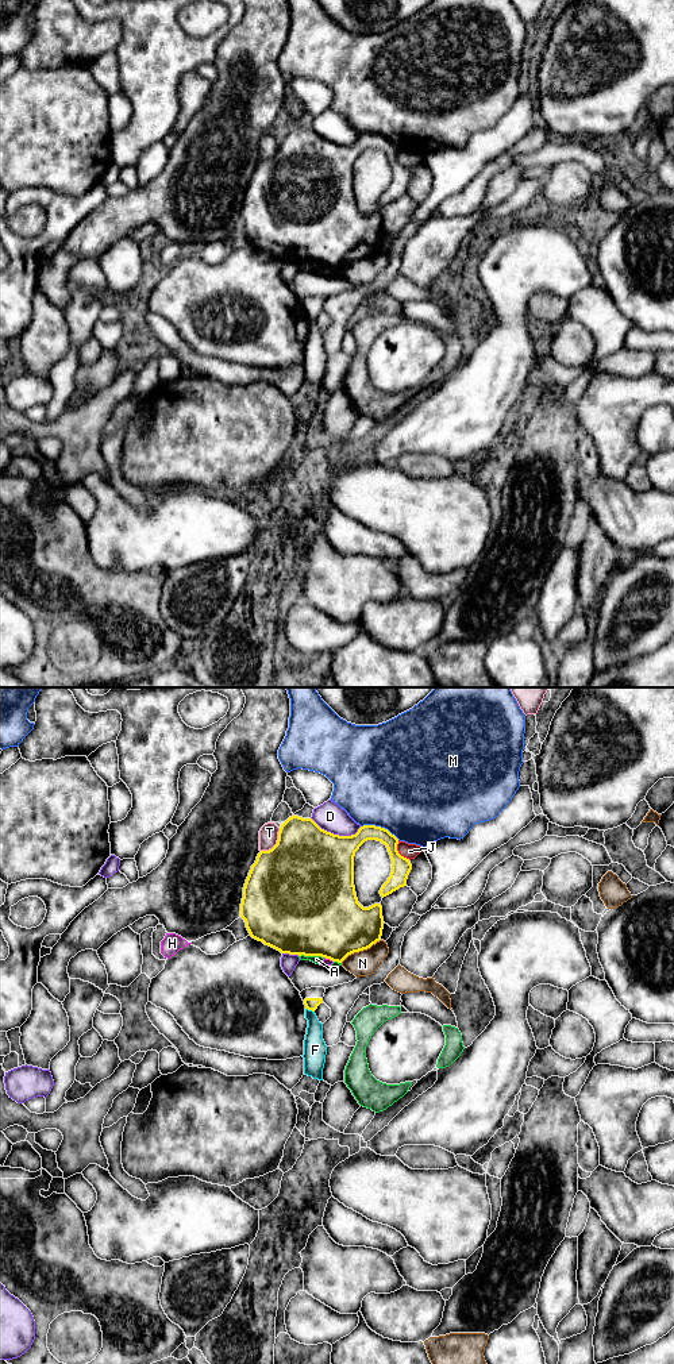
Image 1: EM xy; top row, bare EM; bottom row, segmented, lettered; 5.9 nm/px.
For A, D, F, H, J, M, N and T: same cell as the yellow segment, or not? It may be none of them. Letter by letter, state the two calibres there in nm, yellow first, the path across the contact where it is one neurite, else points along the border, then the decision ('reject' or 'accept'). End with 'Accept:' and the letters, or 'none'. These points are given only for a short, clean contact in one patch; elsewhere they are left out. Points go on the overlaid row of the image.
A: 500/50 nm | reject
D: 480/170 nm | reject
F: 80/140 nm | along xy (305, 1008), (314, 1012) | reject
H: 460/50 nm | reject
J: 120/90 nm | reject
M: 140/500 nm | reject
N: 420/150 nm | reject
T: 500/110 nm | reject
Accept: none

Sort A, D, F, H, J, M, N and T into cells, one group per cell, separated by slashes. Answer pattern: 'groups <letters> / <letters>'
groups A J / D / F / H / M / N / T

